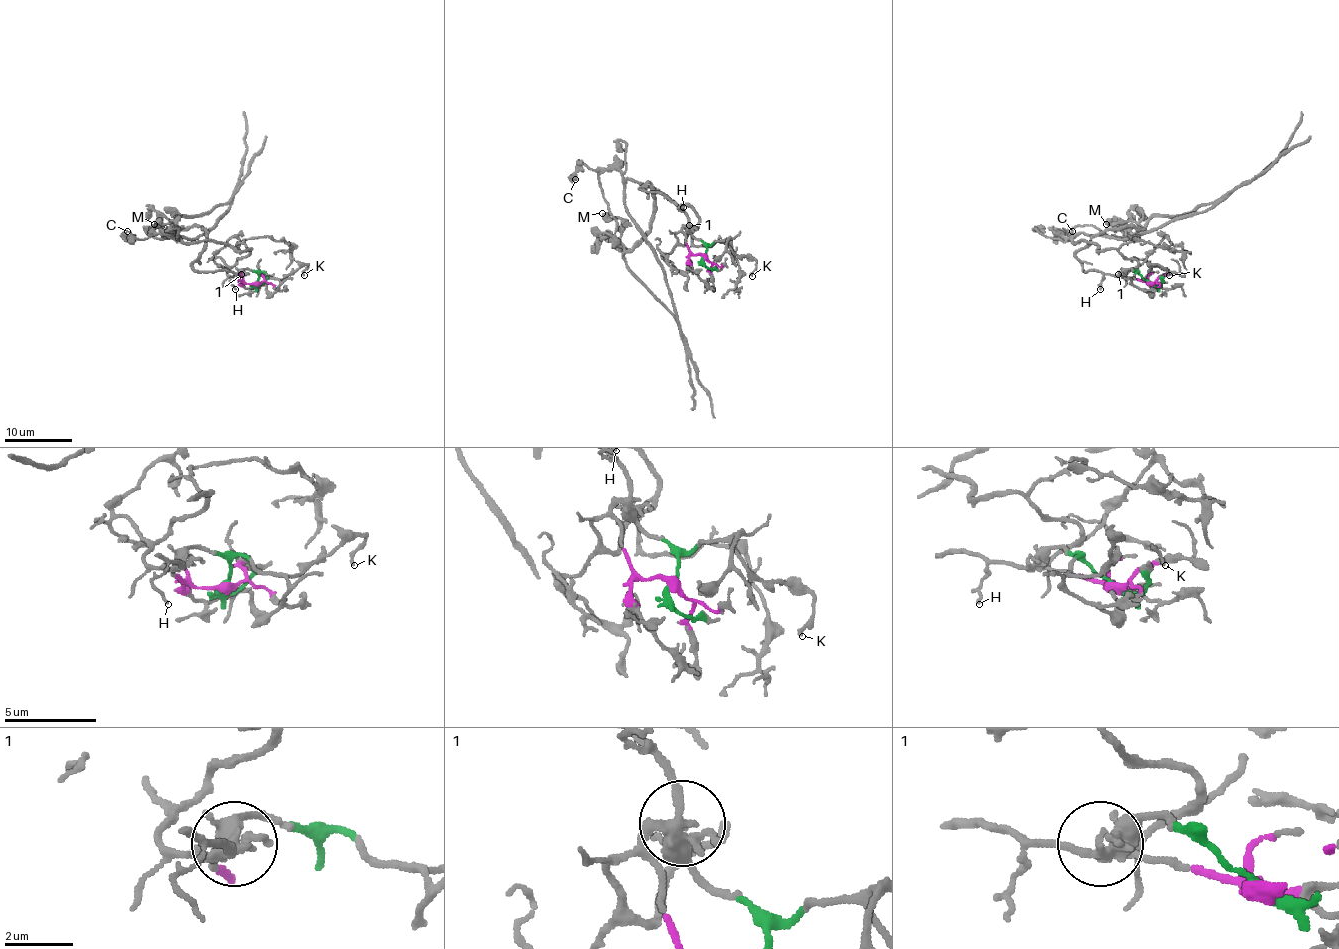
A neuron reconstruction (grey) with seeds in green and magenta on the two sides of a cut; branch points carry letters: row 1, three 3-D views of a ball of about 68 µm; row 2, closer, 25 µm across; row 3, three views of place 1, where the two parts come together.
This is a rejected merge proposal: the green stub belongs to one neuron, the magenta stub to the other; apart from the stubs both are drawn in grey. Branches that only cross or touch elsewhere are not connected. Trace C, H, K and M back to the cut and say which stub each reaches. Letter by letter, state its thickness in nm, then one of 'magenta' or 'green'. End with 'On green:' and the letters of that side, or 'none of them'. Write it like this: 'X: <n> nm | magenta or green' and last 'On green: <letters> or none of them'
C: 400 nm | magenta
H: 80 nm | green
K: 160 nm | green
M: 600 nm | green
On green: H, K, M

